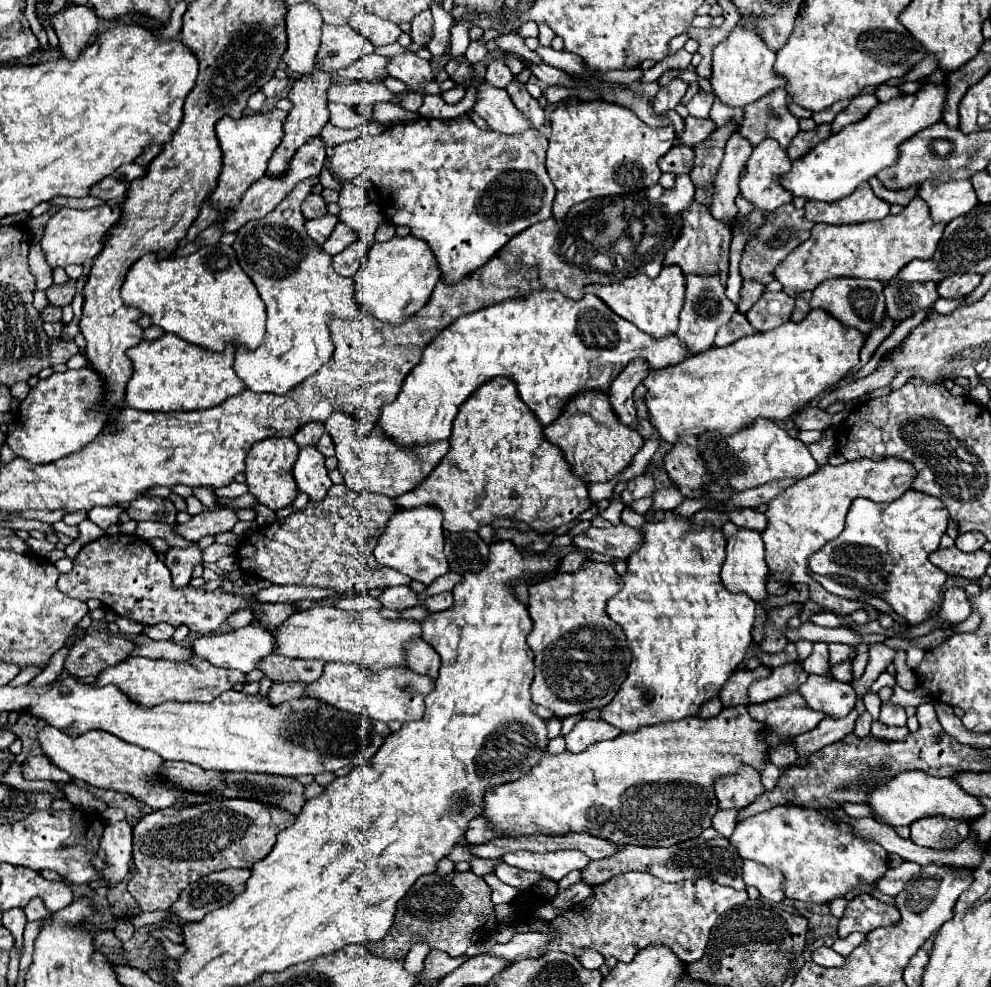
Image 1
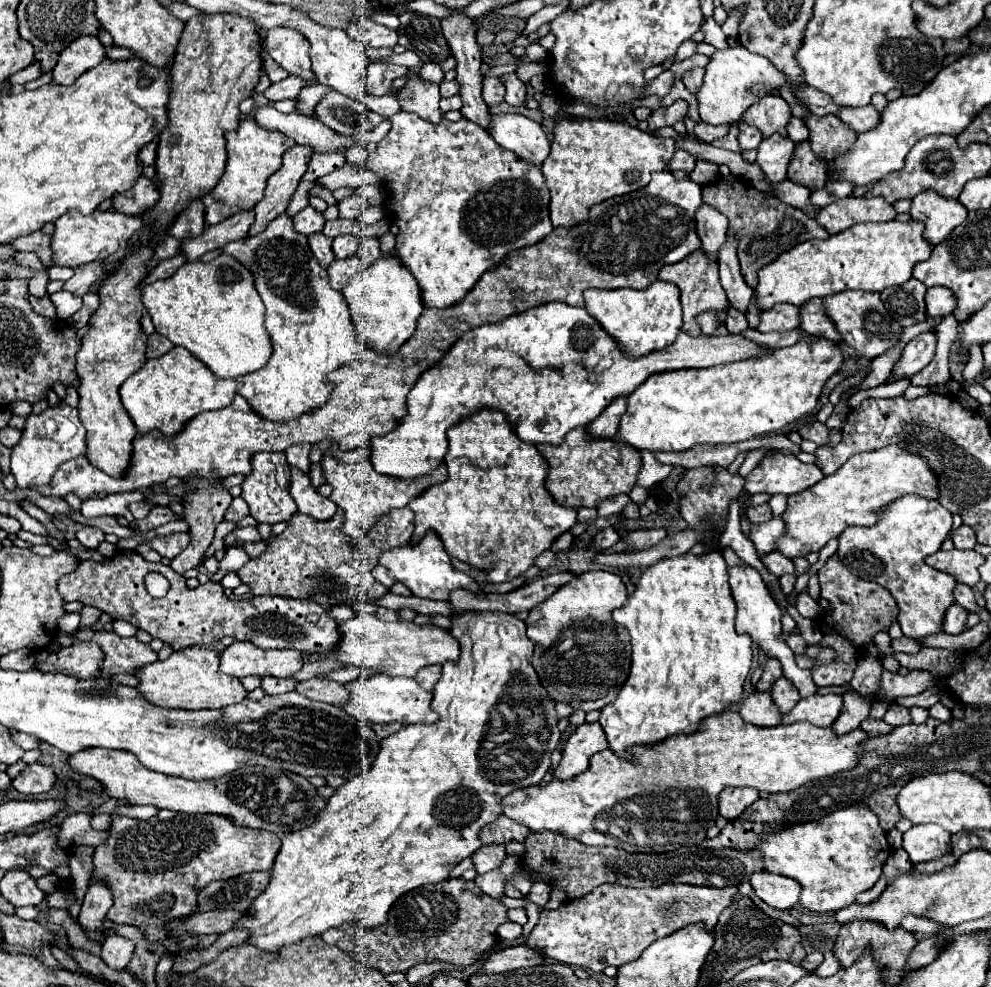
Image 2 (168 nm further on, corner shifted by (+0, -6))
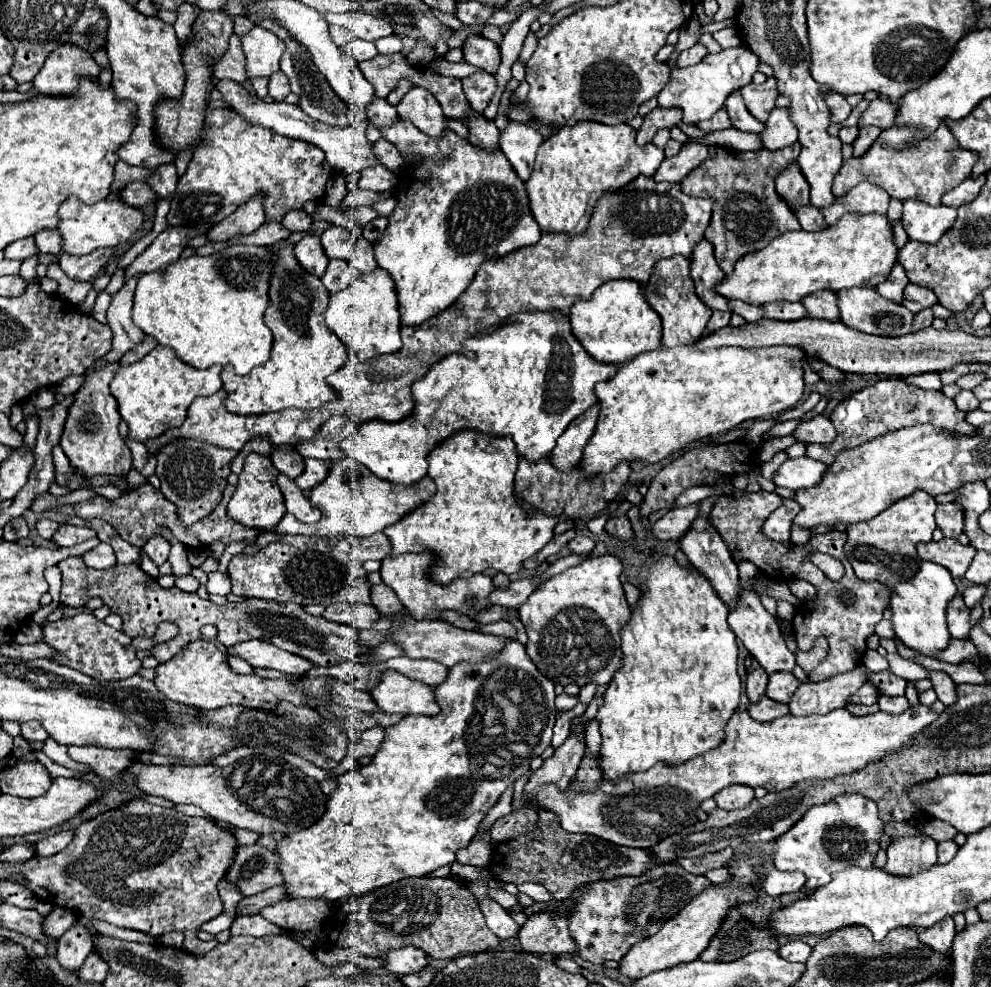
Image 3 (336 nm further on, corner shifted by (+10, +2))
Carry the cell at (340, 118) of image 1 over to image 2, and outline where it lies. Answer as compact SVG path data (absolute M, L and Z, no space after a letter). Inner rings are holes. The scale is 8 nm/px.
M273 28L265 34L265 50L269 56L289 74L301 76L307 84L315 84L315 74L311 72L309 48L299 32L291 32L291 28Z

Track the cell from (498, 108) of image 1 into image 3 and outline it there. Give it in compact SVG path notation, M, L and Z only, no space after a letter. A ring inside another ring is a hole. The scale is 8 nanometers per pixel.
M509 120L507 128L501 132L499 148L511 162L513 170L521 180L527 180L533 170L537 148L541 146L543 136L529 124Z

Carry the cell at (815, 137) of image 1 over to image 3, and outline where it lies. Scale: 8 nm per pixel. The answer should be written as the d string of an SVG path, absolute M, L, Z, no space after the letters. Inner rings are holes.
M795 162L789 164L789 168L781 172L781 176L777 176L775 184L777 184L777 192L791 208L809 204L809 184Z

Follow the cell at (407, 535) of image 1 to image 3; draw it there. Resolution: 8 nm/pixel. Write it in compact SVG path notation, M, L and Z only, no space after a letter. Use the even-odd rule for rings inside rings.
M409 552L409 554L399 554L399 556L387 556L381 560L379 572L381 572L383 582L395 590L401 604L413 618L417 620L439 618L435 614L441 614L441 610L455 610L459 614L473 618L477 612L489 606L487 596L493 590L493 582L489 576L475 574L471 578L458 578L449 586L441 586L441 584L435 584L429 576L429 570L433 564L435 564L435 556L431 552L421 552L421 554Z

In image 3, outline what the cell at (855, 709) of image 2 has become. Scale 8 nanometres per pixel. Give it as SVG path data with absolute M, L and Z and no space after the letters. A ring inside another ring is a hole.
M865 682L853 696L849 696L847 704L851 702L851 704L867 704L867 706L871 706L871 704L877 702L877 698L879 698L879 694L877 694L875 686L869 684L869 682Z

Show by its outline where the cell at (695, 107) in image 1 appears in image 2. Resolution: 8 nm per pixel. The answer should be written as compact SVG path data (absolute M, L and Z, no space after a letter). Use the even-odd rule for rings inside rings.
M693 68L691 72L685 72L681 80L683 80L683 84L687 86L689 92L697 92L699 84L703 82L703 76L705 76L705 68Z

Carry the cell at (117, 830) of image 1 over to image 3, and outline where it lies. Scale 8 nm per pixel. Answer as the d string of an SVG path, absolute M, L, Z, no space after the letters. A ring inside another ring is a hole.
M75 922L57 944L57 960L67 970L79 970L85 958L93 950L93 934L81 924Z

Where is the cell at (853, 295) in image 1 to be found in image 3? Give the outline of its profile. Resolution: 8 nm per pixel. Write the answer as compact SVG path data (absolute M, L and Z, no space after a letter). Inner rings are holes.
M849 288L845 292L837 292L837 306L841 312L841 322L849 328L857 328L859 332L877 336L905 336L911 332L913 314L901 304L885 300L875 288Z

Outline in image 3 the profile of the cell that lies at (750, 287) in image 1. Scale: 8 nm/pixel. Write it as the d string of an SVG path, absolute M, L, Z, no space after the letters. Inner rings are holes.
M713 310L713 316L711 316L707 328L709 328L711 332L715 332L715 330L719 330L719 328L729 326L729 320L731 320L731 312L719 312L719 310Z

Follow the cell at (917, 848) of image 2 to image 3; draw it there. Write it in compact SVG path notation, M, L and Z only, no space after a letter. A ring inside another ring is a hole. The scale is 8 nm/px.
M917 832L913 836L893 836L887 848L887 864L883 870L905 876L937 862L937 842Z

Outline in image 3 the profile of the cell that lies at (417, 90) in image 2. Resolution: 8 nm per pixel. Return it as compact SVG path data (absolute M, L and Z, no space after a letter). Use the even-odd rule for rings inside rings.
M413 86L395 108L401 118L411 120L421 132L429 136L439 136L447 128L441 106L425 88Z

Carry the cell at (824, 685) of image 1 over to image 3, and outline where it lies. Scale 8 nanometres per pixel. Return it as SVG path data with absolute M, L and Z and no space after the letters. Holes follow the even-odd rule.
M741 588L739 592L739 600L737 604L729 610L729 628L733 630L733 634L745 644L745 648L749 650L749 654L763 666L763 670L767 674L773 674L773 672L781 672L781 670L793 670L795 668L795 656L793 652L789 652L789 648L785 646L785 640L783 640L783 634L779 630L779 624L777 624L777 618L771 616L763 604L761 604L761 598L755 590L747 590L747 588Z

